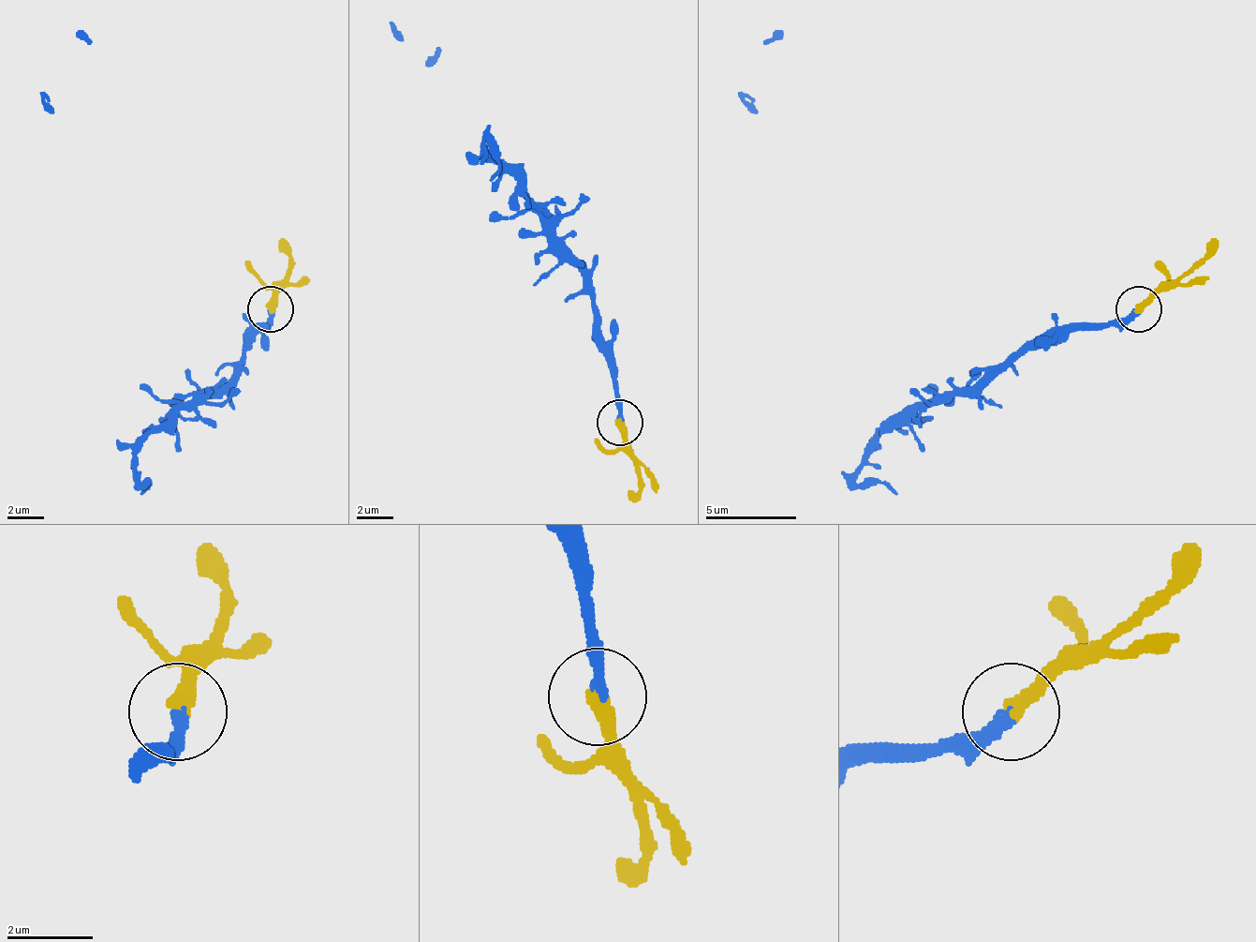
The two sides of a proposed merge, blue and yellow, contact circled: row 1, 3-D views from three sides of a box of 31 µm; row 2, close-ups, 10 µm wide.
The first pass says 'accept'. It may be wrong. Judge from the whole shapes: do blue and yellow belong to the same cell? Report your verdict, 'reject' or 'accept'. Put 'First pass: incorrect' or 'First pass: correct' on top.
First pass: correct
accept

